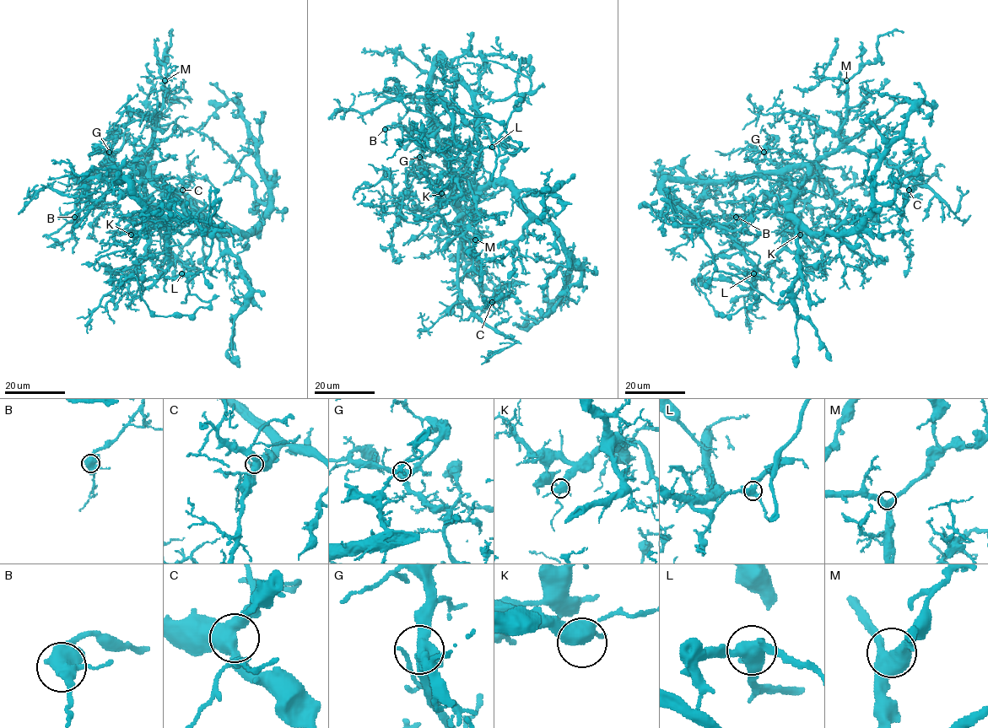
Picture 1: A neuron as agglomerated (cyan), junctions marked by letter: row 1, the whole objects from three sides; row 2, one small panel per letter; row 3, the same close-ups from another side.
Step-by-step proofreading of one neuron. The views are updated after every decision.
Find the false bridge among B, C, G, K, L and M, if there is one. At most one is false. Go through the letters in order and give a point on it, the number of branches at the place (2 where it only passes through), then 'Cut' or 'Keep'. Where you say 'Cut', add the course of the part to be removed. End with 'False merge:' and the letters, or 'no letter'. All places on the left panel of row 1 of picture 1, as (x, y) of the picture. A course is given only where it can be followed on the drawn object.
B: Place: (74, 217). Branches: 3. Keep
C: Place: (182, 190). Branches: 3. Keep
G: Place: (109, 152). Branches: 3. Keep
K: Place: (131, 234). Branches: 3. Keep
L: Place: (181, 273). Branches: 3. Cut. Course of the part to remove: (181, 273), (191, 293), (211, 304), (191, 315), (155, 315), (133, 277), (116, 286)
M: Place: (164, 80). Branches: 3. Keep
False merge: L

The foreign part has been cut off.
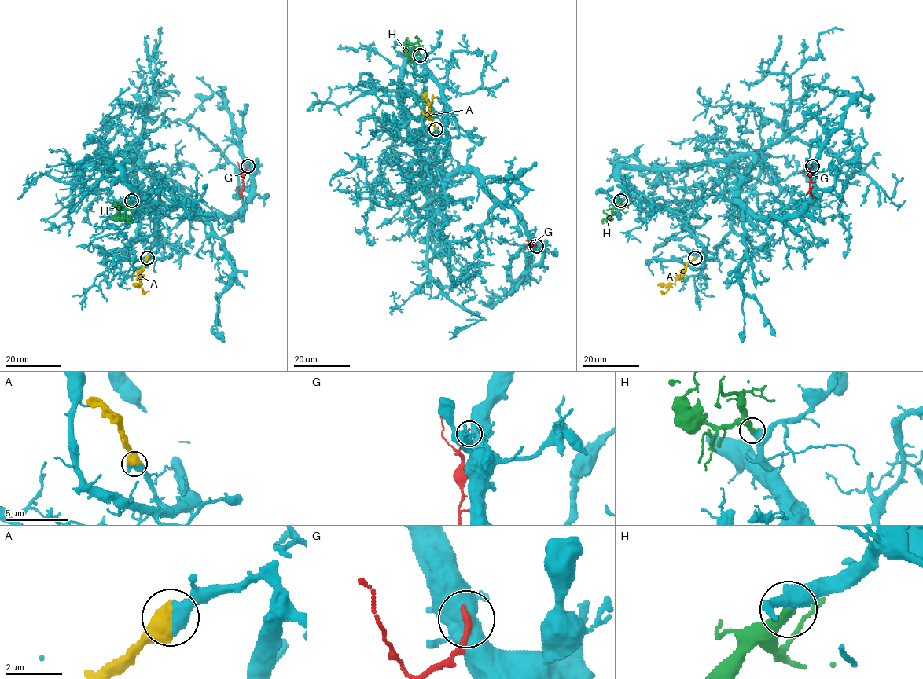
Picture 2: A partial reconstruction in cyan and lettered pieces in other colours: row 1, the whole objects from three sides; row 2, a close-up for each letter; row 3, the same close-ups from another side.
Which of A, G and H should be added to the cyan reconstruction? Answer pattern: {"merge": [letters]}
{"merge": ["A", "H"]}

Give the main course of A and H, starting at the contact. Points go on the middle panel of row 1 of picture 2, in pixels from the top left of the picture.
A: (435, 129), (428, 116), (429, 104), (432, 99), (439, 97)
H: (420, 55), (416, 47), (406, 42), (406, 38)

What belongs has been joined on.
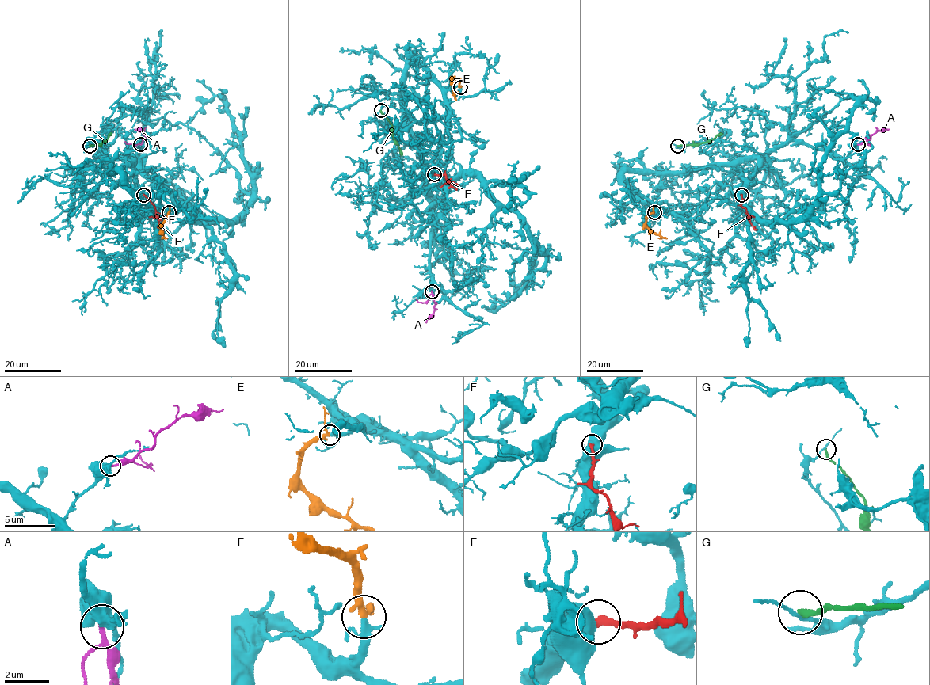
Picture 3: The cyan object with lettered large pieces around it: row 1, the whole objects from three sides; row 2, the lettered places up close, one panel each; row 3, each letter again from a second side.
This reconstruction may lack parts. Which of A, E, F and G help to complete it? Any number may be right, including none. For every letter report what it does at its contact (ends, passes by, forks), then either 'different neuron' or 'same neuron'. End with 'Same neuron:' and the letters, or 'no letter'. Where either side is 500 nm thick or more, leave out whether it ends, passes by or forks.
A: it passes by | different neuron
E: it passes by | same neuron
F: different neuron
G: it ends | different neuron
Same neuron: E

